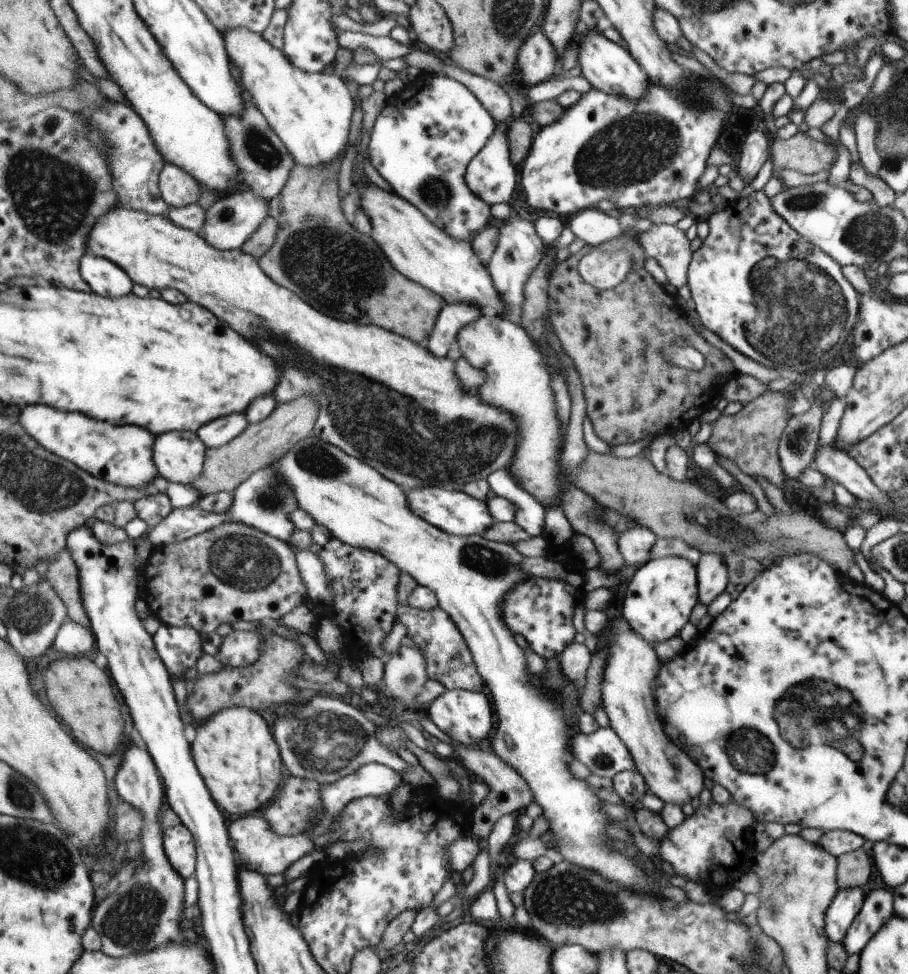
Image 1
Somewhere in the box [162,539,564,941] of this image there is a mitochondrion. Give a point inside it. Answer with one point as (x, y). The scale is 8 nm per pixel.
(336, 739)

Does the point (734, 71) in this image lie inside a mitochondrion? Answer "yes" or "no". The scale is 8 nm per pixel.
no

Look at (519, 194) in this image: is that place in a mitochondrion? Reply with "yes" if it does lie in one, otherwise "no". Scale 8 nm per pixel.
no

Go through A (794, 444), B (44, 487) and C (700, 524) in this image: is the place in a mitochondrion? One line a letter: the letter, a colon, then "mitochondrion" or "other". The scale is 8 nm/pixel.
A: other
B: mitochondrion
C: mitochondrion

